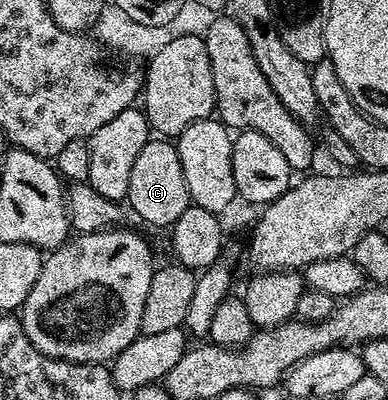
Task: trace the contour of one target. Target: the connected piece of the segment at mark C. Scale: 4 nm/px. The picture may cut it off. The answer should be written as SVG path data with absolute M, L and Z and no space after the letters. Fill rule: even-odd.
M152 138L142 146L130 169L126 204L133 208L142 219L156 228L167 229L175 224L178 217L190 207L186 180L178 158L175 143L168 138Z

